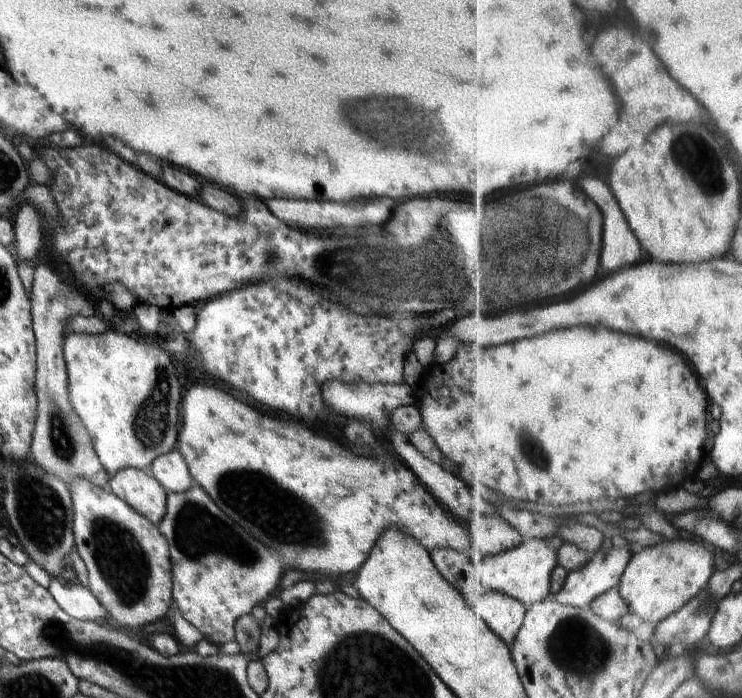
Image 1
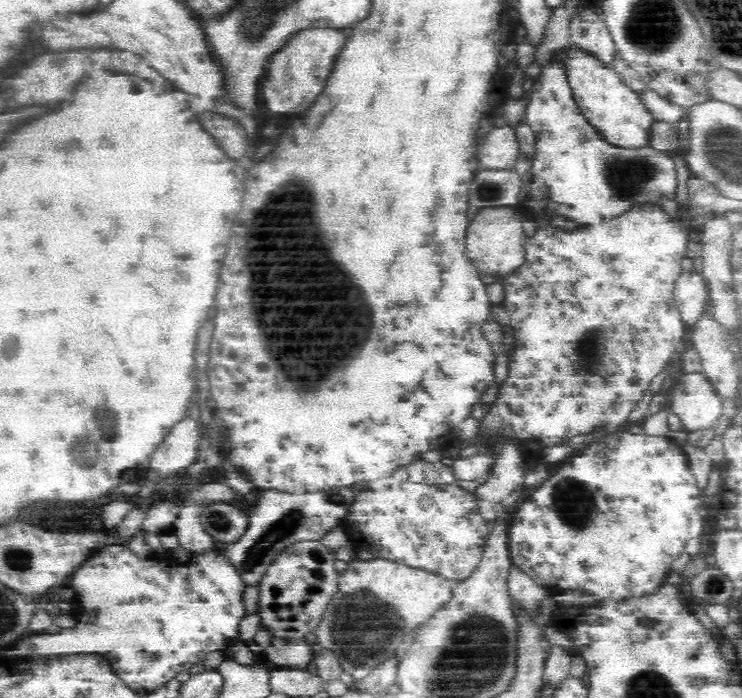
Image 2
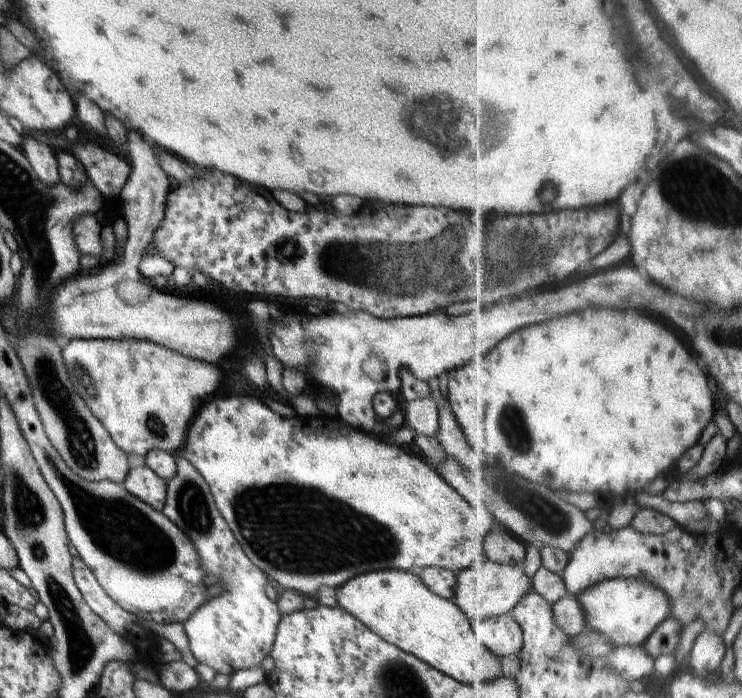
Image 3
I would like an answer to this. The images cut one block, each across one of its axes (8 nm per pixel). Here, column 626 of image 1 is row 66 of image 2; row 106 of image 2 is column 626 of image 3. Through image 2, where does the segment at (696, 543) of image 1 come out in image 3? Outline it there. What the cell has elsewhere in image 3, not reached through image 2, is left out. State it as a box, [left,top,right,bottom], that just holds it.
[580,578,674,647]

